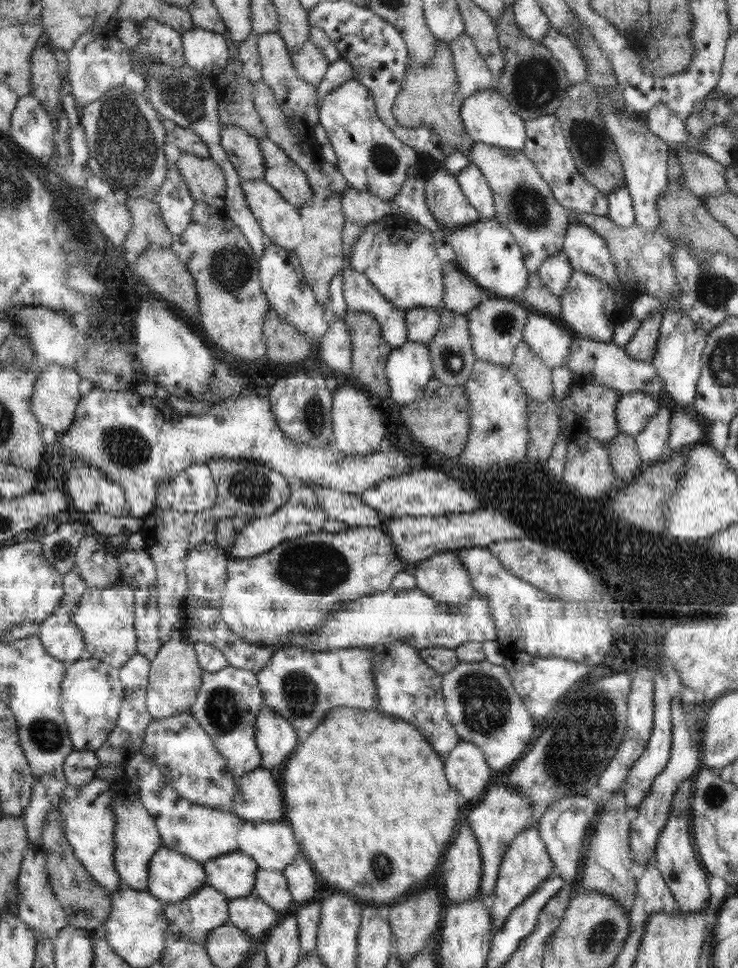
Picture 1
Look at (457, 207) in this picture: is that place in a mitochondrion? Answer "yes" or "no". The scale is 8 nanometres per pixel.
no

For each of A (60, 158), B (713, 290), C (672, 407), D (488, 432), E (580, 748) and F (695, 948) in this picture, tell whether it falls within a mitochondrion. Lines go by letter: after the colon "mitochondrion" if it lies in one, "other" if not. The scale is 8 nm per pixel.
A: other
B: mitochondrion
C: other
D: mitochondrion
E: mitochondrion
F: other

